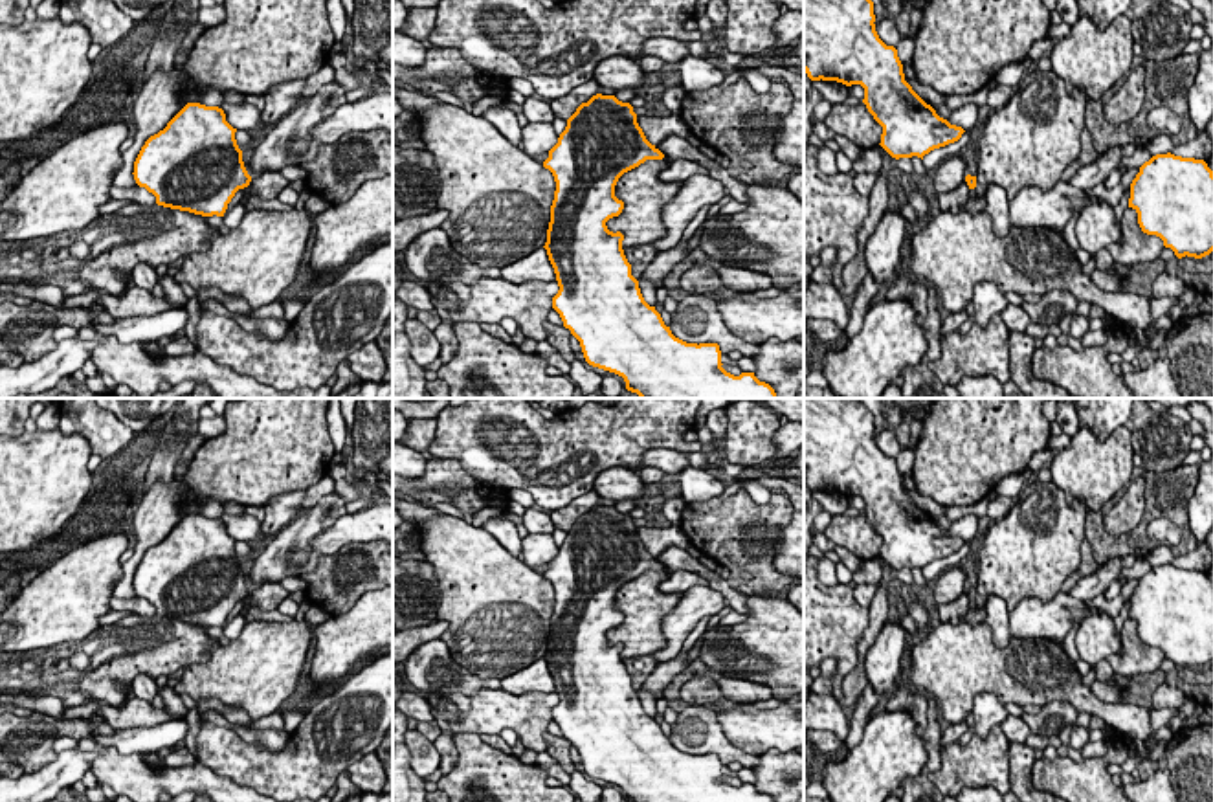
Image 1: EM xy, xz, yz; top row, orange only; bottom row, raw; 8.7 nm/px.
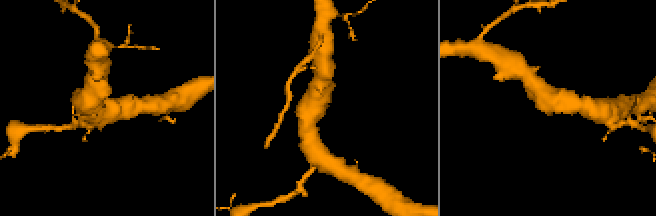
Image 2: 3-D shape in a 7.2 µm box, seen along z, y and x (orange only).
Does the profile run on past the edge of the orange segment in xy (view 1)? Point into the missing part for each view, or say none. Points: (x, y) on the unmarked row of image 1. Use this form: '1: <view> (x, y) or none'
1: none

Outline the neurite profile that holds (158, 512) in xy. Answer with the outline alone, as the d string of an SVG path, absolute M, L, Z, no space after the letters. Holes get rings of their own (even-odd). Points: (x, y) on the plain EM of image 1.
M195 435L184 448L180 461L174 466L172 481L154 483L143 496L134 514L134 554L121 565L123 578L114 587L116 598L138 598L132 584L141 558L150 547L163 541L167 534L185 518L180 510L180 503L191 494L182 486L182 479L204 440L204 437Z

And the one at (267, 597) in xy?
M266 582L259 587L251 587L250 596L244 598L242 604L244 611L248 611L251 606L257 606L262 611L273 611L288 596L290 593L284 587L275 582Z

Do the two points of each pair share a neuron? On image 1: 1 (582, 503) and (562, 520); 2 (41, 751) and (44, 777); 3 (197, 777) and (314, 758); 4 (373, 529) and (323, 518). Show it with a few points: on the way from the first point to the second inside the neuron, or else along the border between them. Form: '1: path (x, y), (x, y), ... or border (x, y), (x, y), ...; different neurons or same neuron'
1: path (577, 507), (567, 516); same neuron
2: border (59, 753), (54, 760), (24, 773); different neurons
3: border (197, 760), (233, 782); different neurons
4: border (345, 512), (314, 538), (311, 556); different neurons

